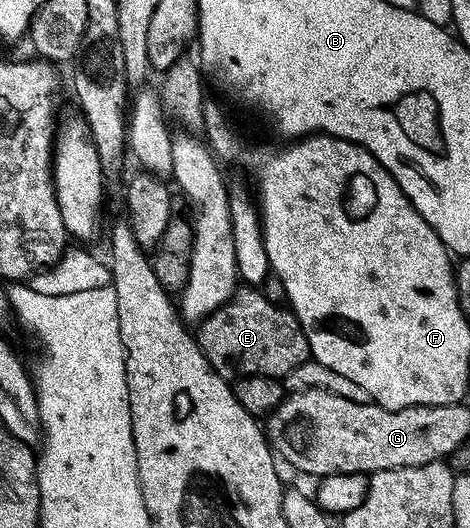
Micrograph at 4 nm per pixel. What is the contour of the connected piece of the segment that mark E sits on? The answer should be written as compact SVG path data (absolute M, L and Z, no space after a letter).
M238 288L218 310L199 323L195 337L206 360L220 378L265 377L284 380L299 364L310 361L307 336L292 310L276 306L257 288Z

